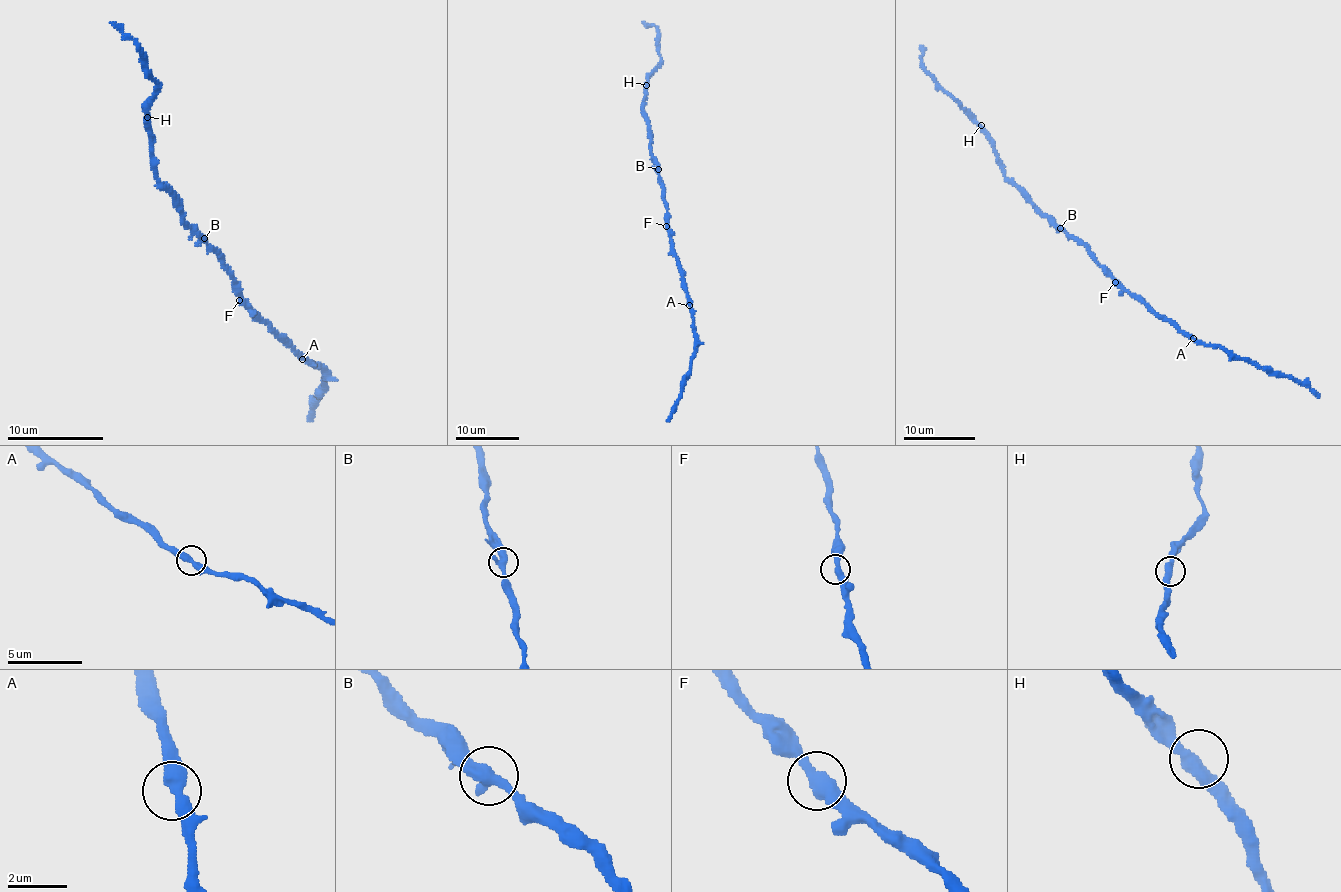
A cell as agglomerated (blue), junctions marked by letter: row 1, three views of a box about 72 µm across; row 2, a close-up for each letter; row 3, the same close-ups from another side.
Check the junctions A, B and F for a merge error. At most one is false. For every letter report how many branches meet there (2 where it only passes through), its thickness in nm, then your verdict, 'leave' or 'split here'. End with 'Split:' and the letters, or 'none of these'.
A: 2 branches meet; 440 nm thick; leave
B: 2 branches meet; 440 nm thick; leave
F: 2 branches meet; 420 nm thick; leave
Split: none of these

